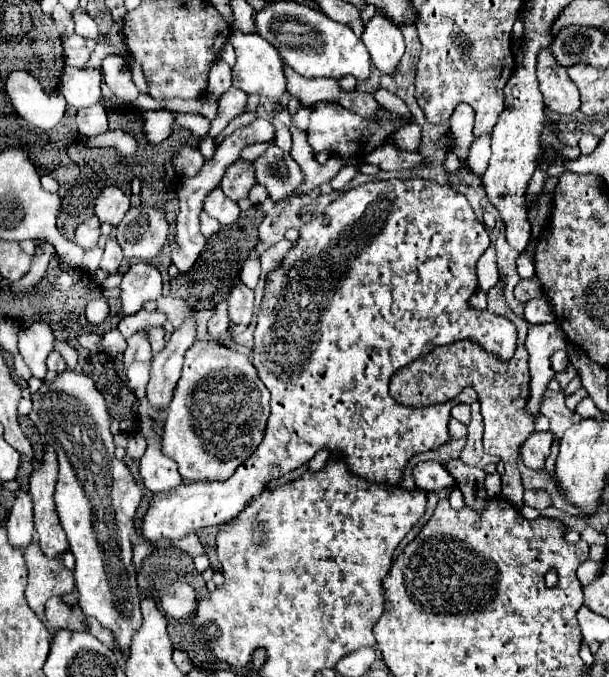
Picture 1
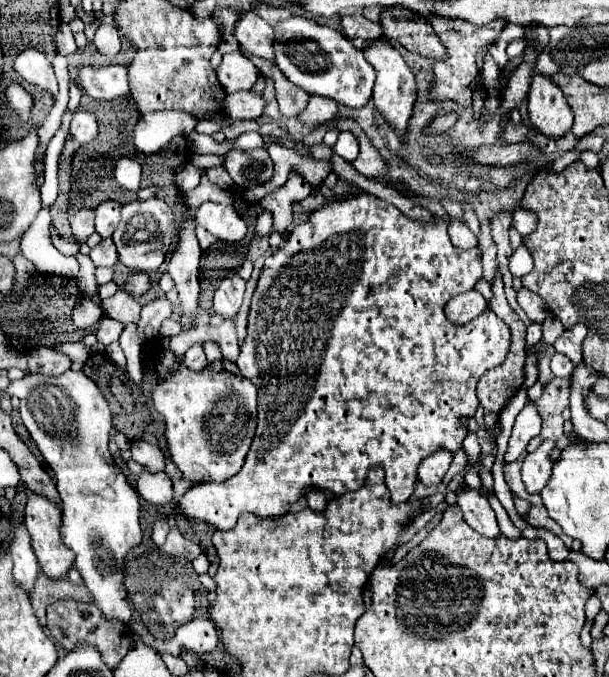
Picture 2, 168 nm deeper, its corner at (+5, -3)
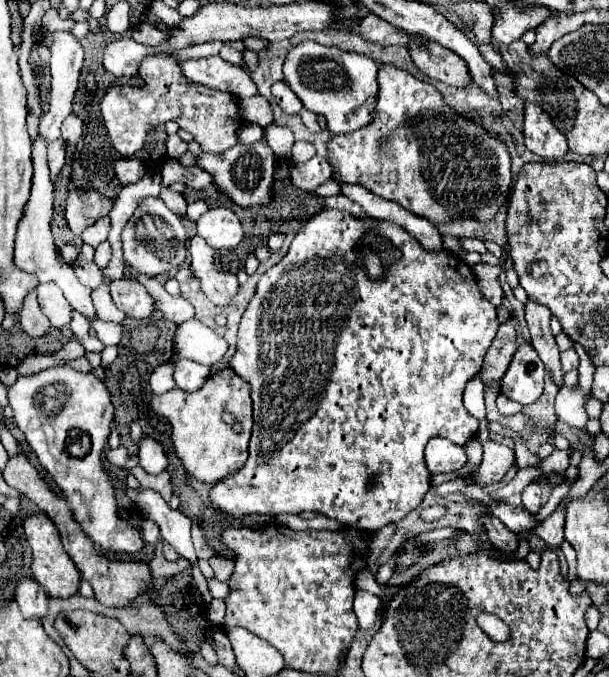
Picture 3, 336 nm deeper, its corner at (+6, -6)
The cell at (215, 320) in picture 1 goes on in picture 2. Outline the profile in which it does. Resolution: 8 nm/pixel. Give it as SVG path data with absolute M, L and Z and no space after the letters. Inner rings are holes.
M195 343L193 347L189 347L187 353L185 353L183 363L185 363L189 369L193 369L193 371L201 371L201 369L205 369L209 363L207 363L207 359L205 359L203 345L201 345L201 343Z

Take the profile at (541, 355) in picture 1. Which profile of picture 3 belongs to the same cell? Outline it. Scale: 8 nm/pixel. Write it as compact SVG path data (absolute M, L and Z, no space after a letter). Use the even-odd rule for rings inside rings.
M488 440L482 448L482 462L470 472L470 480L478 486L488 486L504 478L508 468L514 464L514 450L492 440Z

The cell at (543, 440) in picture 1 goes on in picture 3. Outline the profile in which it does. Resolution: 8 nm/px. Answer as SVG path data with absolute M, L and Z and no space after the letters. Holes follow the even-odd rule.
M534 482L534 484L528 484L522 492L522 506L530 512L530 514L538 514L540 506L542 506L542 500L540 500L540 494L542 494L542 488L540 488L540 482Z

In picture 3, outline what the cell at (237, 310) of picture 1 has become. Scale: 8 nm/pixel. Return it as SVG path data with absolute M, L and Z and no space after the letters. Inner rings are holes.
M200 238L190 240L190 258L194 276L200 282L202 292L218 306L226 306L238 292L238 280L234 272L222 272L214 264L214 250Z

